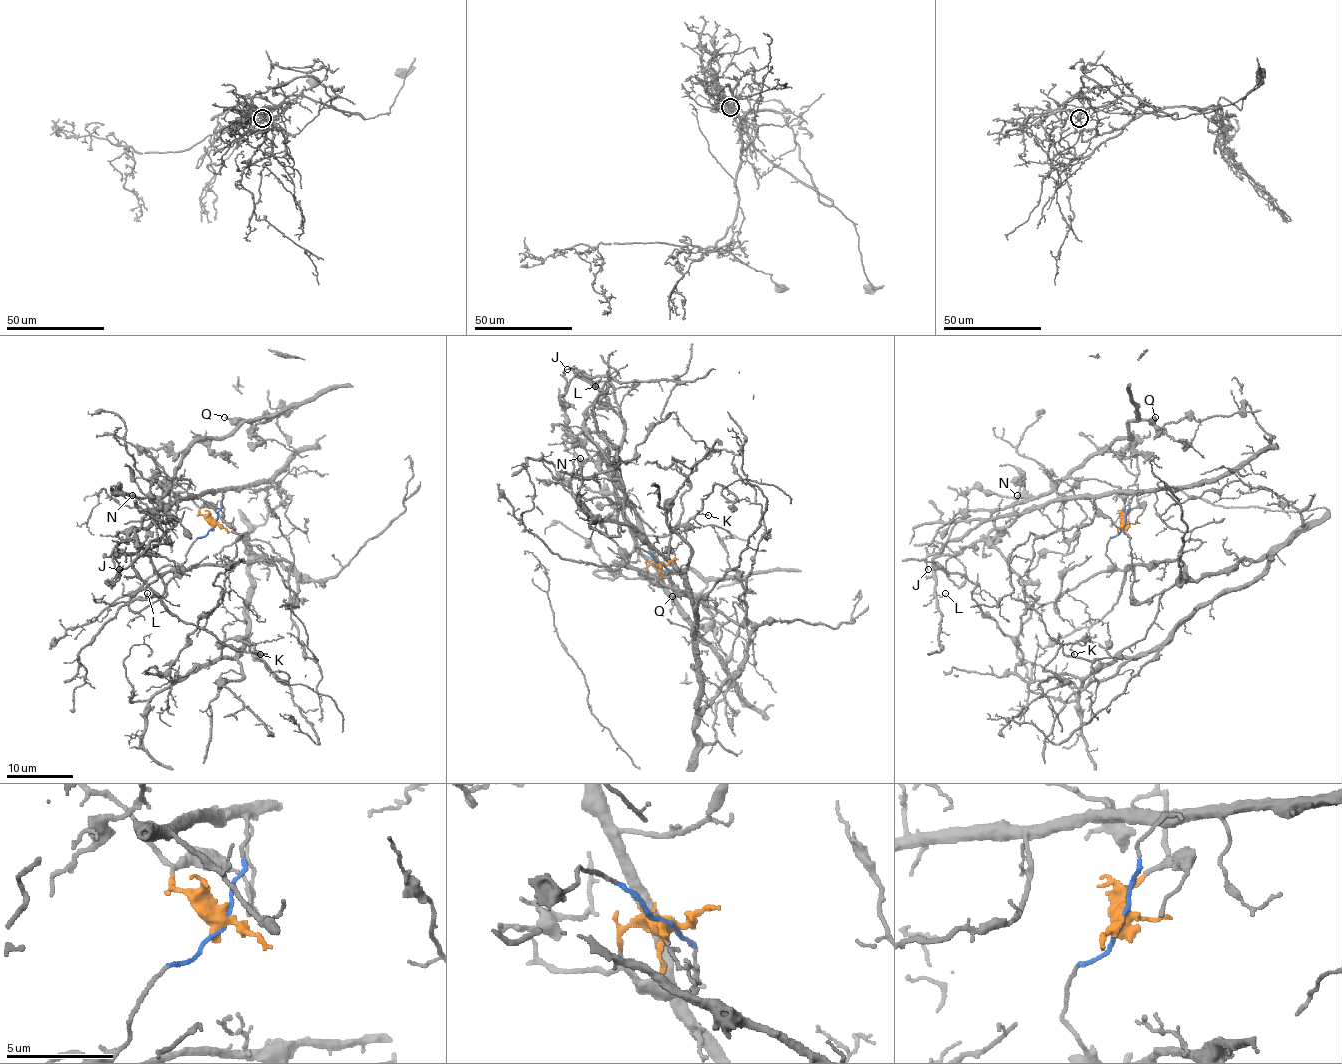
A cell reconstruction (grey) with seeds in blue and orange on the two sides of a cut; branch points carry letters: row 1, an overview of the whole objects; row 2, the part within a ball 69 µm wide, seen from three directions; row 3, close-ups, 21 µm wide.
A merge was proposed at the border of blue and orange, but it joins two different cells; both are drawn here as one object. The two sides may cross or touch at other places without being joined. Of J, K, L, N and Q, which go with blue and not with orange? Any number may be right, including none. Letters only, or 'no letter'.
K

